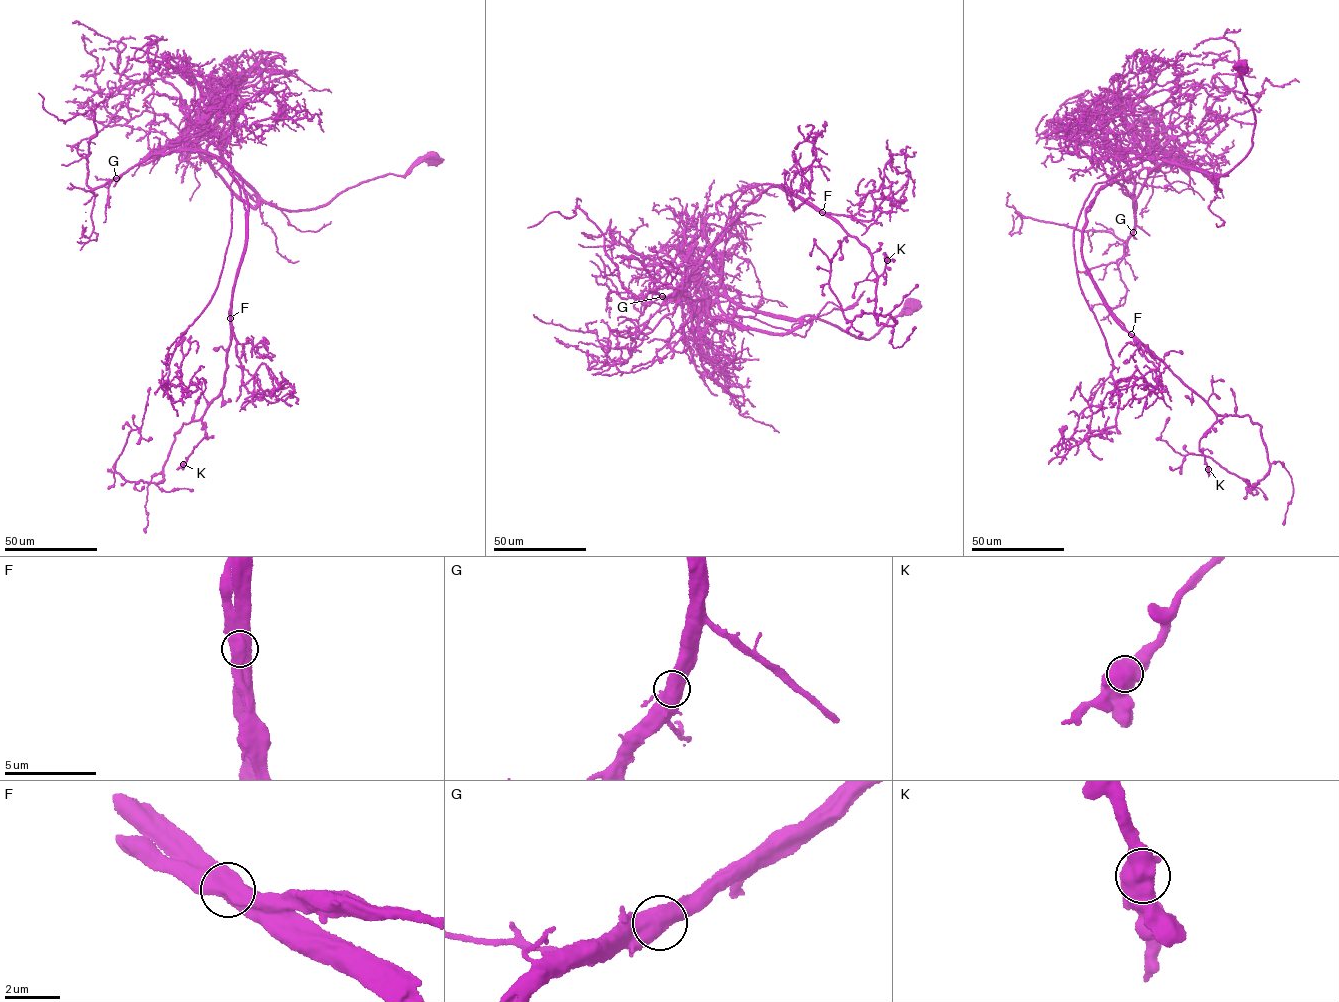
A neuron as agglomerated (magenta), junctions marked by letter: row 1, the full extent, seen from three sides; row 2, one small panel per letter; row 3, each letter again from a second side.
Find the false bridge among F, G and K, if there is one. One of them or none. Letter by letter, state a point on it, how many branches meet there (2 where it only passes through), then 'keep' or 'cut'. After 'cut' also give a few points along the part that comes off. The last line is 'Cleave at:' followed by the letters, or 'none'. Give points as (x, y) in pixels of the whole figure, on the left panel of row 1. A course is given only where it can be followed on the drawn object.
F: place (230, 318); branches 2; cut; course (230, 318), (247, 232), (238, 174), (182, 150), (92, 188), (94, 111), (58, 120), (38, 93)
G: place (116, 178); branches 2; keep
K: place (183, 464); branches 2; keep
Cleave at: F

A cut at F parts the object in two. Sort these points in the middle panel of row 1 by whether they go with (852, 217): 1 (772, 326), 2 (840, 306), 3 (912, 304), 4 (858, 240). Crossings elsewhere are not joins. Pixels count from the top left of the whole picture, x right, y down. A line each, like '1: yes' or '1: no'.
1: no
2: no
3: yes
4: no

